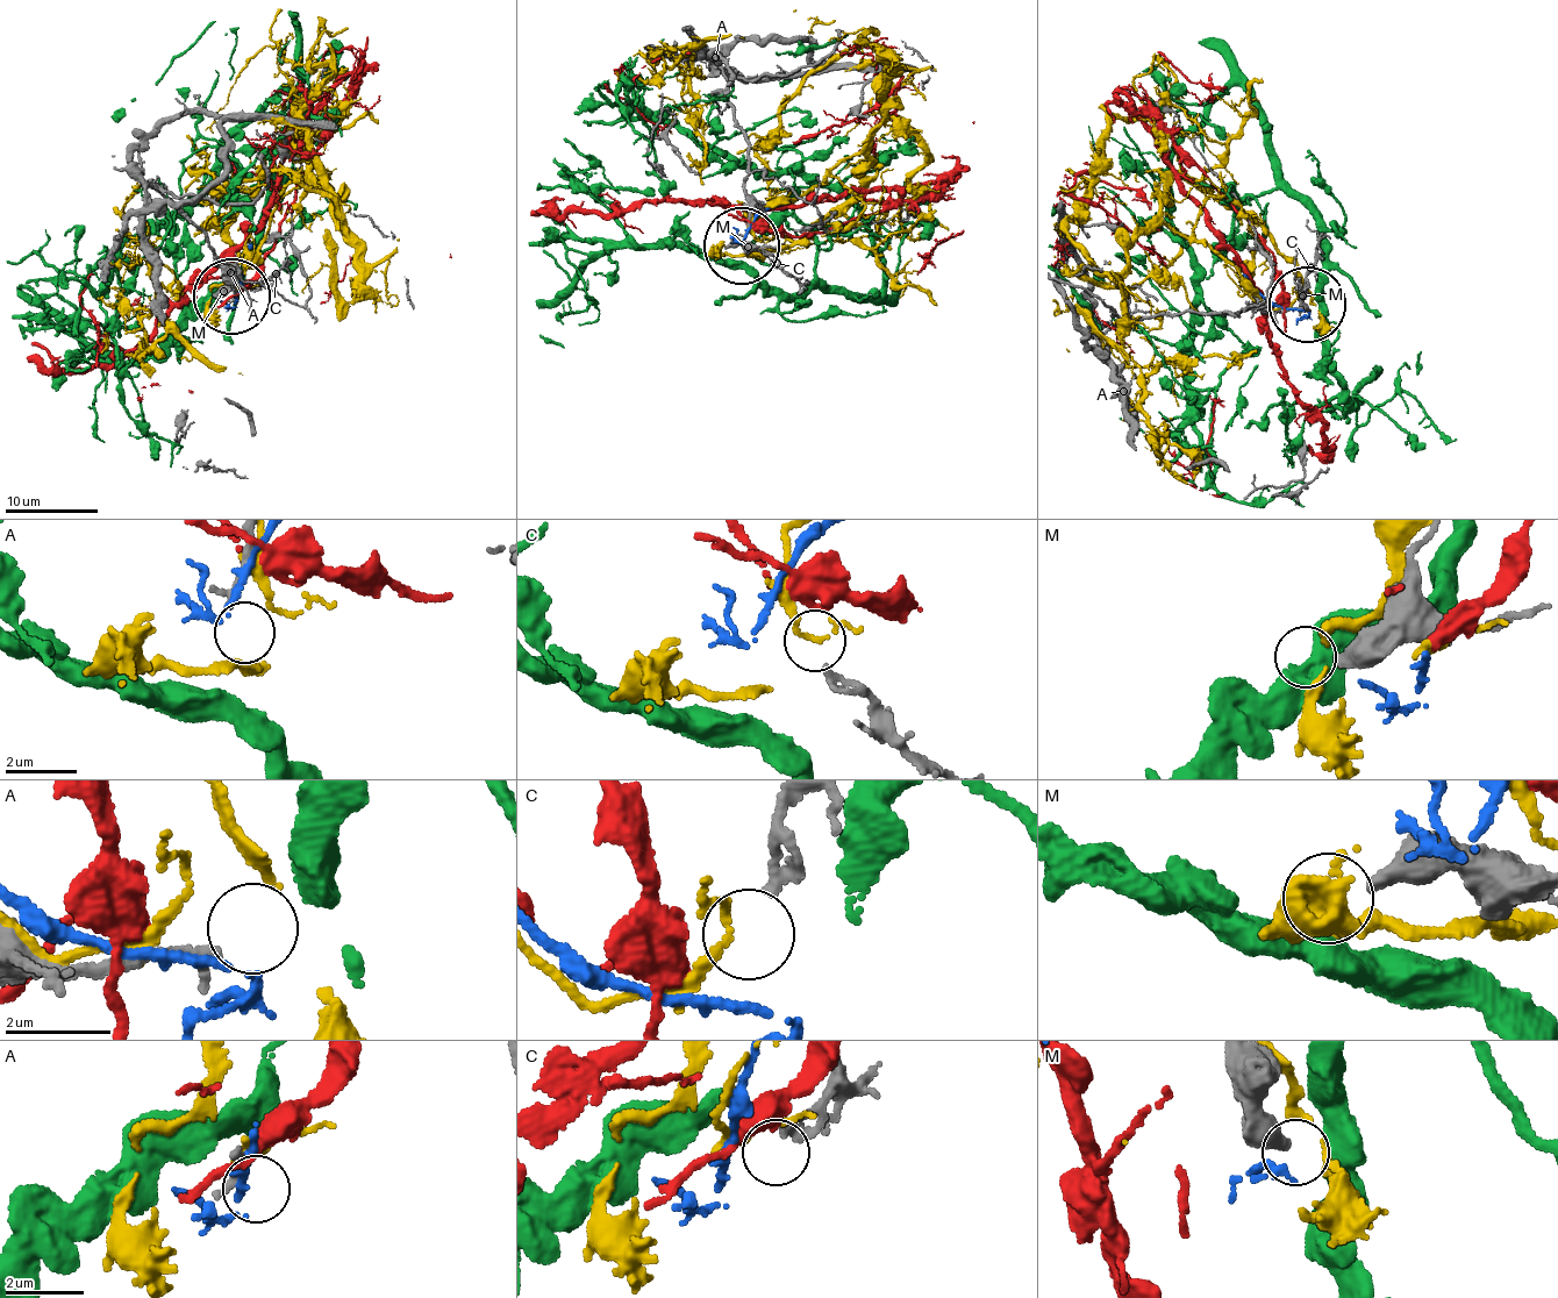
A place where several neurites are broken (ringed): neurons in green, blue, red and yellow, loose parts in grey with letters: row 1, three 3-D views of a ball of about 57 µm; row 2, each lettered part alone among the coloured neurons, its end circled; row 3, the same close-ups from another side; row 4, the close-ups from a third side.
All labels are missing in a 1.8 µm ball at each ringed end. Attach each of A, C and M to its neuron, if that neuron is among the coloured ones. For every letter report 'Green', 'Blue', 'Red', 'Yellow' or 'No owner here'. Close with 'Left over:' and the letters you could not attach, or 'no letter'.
A: No owner here
C: Yellow
M: Green
Left over: A

